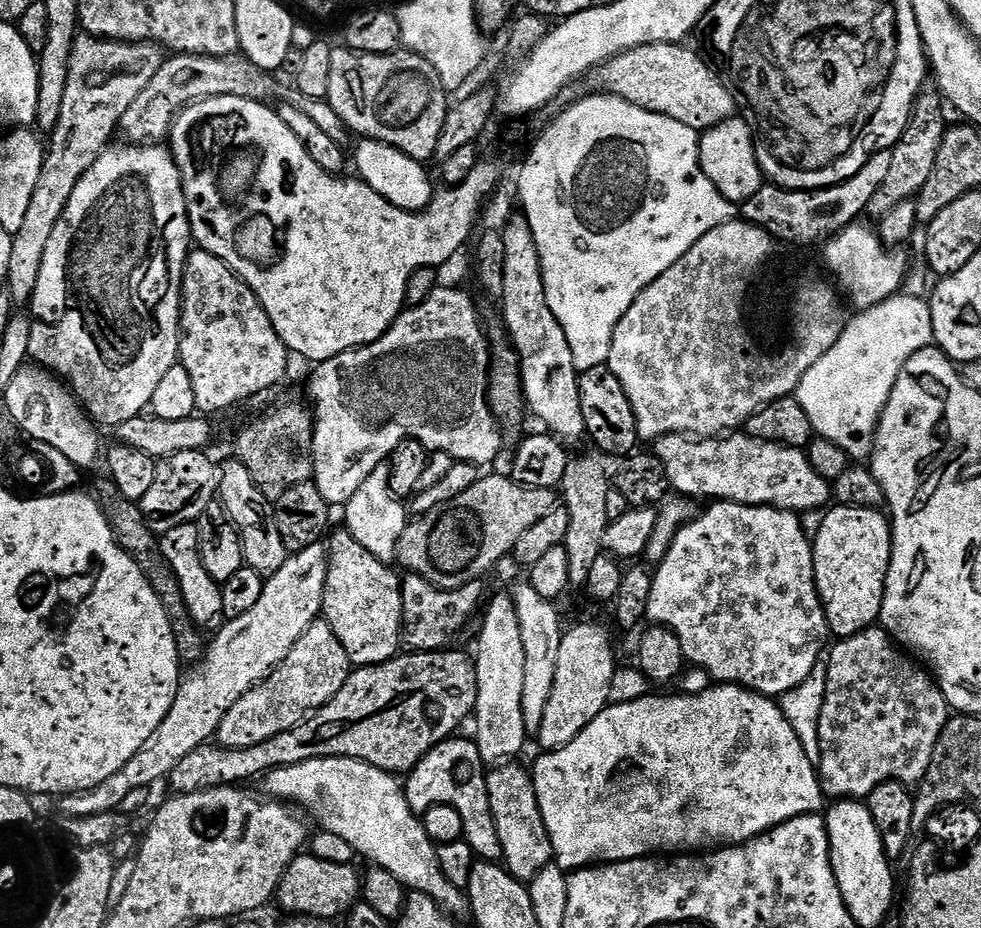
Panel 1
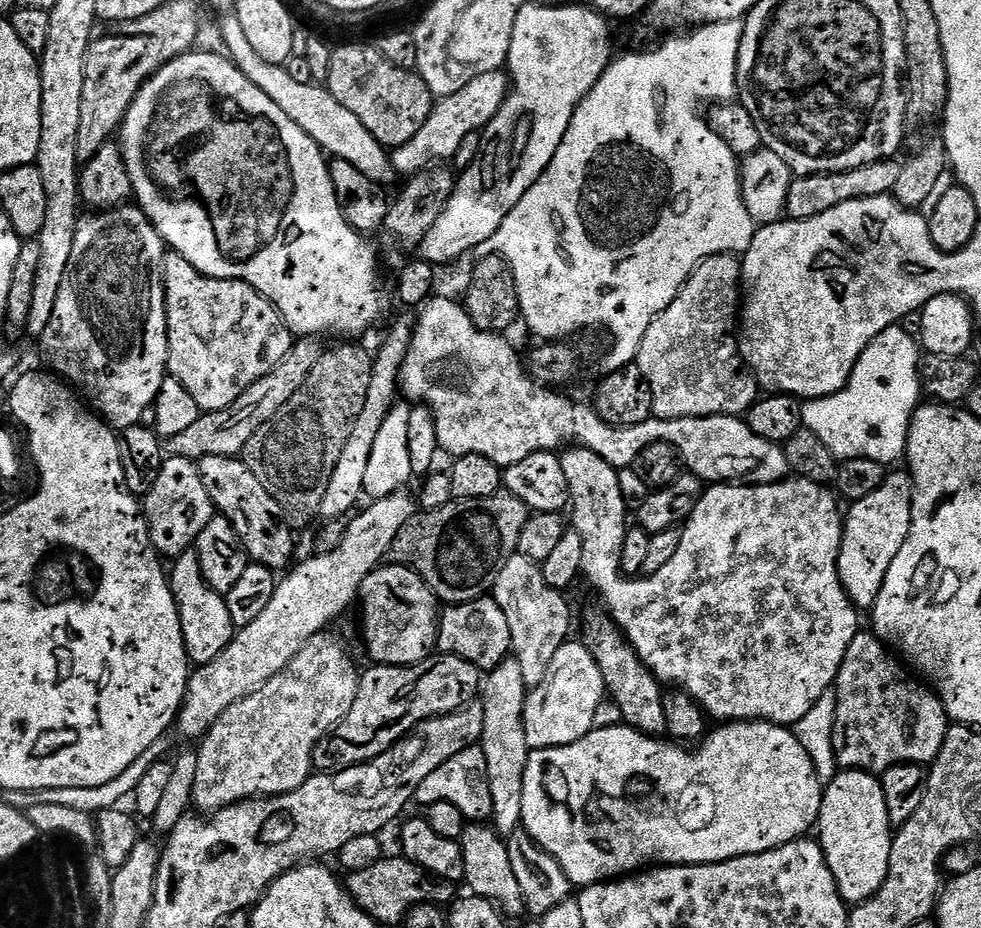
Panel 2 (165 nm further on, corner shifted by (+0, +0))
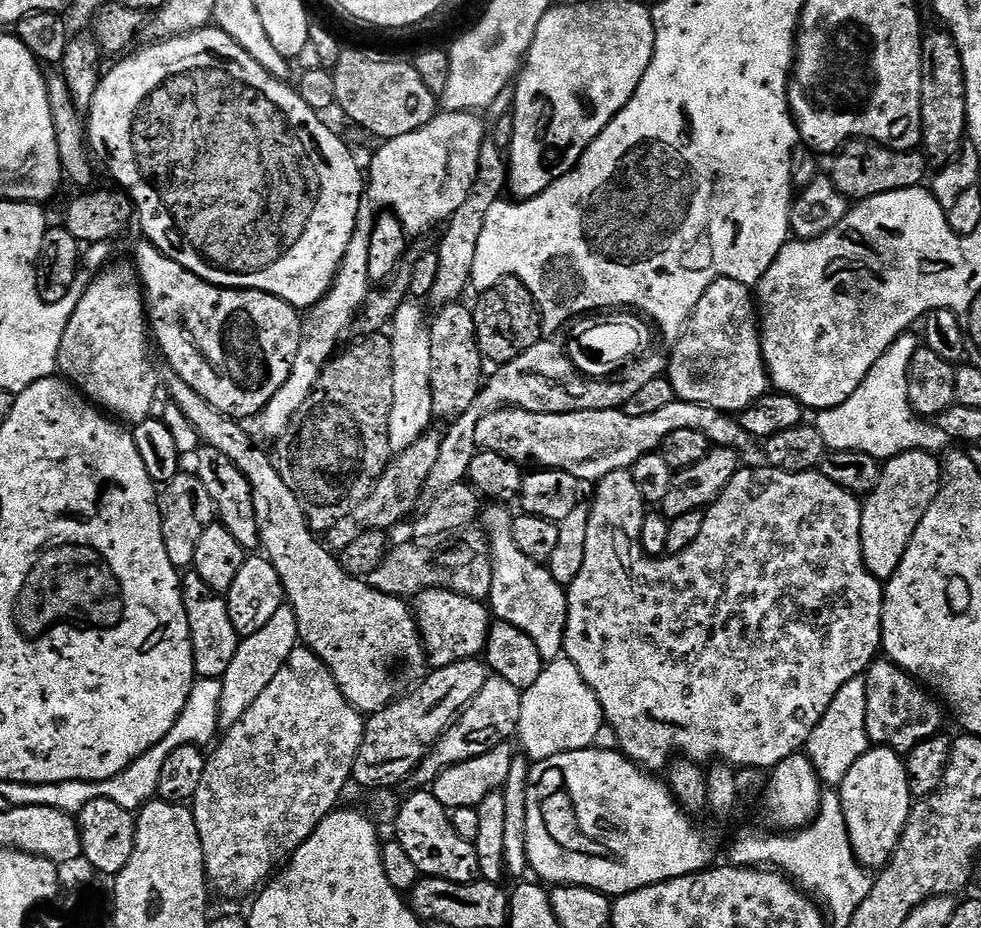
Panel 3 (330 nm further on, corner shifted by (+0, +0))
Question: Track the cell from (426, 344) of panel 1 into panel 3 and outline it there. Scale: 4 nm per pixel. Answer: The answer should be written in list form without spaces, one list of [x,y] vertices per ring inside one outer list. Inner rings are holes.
[[[673,399],[670,406],[662,406],[662,410],[655,414],[646,414],[642,418],[627,416],[623,410],[611,408],[610,410],[586,410],[585,412],[571,412],[570,414],[534,414],[524,408],[502,408],[500,411],[482,418],[478,422],[476,431],[477,449],[485,452],[497,452],[508,460],[521,466],[535,466],[537,469],[561,468],[563,472],[569,472],[574,479],[581,482],[599,482],[612,472],[623,472],[631,469],[638,458],[642,458],[647,452],[655,452],[659,449],[674,430],[698,430],[704,432],[709,445],[718,448],[735,448],[743,450],[750,443],[748,431],[741,426],[735,415],[719,412],[713,408],[707,408],[694,402]]]

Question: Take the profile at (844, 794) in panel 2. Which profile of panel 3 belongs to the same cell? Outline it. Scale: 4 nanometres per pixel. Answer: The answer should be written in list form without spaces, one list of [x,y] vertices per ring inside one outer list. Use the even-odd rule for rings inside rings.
[[[883,746],[869,747],[850,766],[844,780],[838,785],[838,795],[848,842],[857,864],[868,870],[883,869],[902,838],[914,803],[901,753]]]

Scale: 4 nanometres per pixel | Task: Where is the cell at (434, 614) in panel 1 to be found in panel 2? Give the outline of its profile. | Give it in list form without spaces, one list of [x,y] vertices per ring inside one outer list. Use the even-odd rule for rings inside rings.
[[[491,595],[467,604],[449,607],[440,621],[439,641],[444,650],[453,656],[469,660],[481,670],[491,670],[505,663],[513,651],[512,627],[508,621],[508,613],[504,605],[497,602]]]

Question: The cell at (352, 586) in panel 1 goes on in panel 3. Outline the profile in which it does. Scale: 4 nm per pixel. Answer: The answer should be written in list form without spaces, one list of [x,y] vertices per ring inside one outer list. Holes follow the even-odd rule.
[[[439,586],[431,587],[425,587],[414,600],[416,624],[431,667],[445,668],[459,660],[477,659],[488,645],[489,609],[481,601],[468,596],[459,596],[457,592]]]

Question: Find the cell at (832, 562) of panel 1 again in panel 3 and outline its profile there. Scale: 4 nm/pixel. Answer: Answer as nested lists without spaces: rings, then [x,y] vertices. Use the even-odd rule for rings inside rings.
[[[904,452],[883,465],[878,486],[868,493],[860,509],[860,546],[870,575],[887,582],[898,570],[910,538],[940,492],[941,483],[941,461],[930,452]]]

